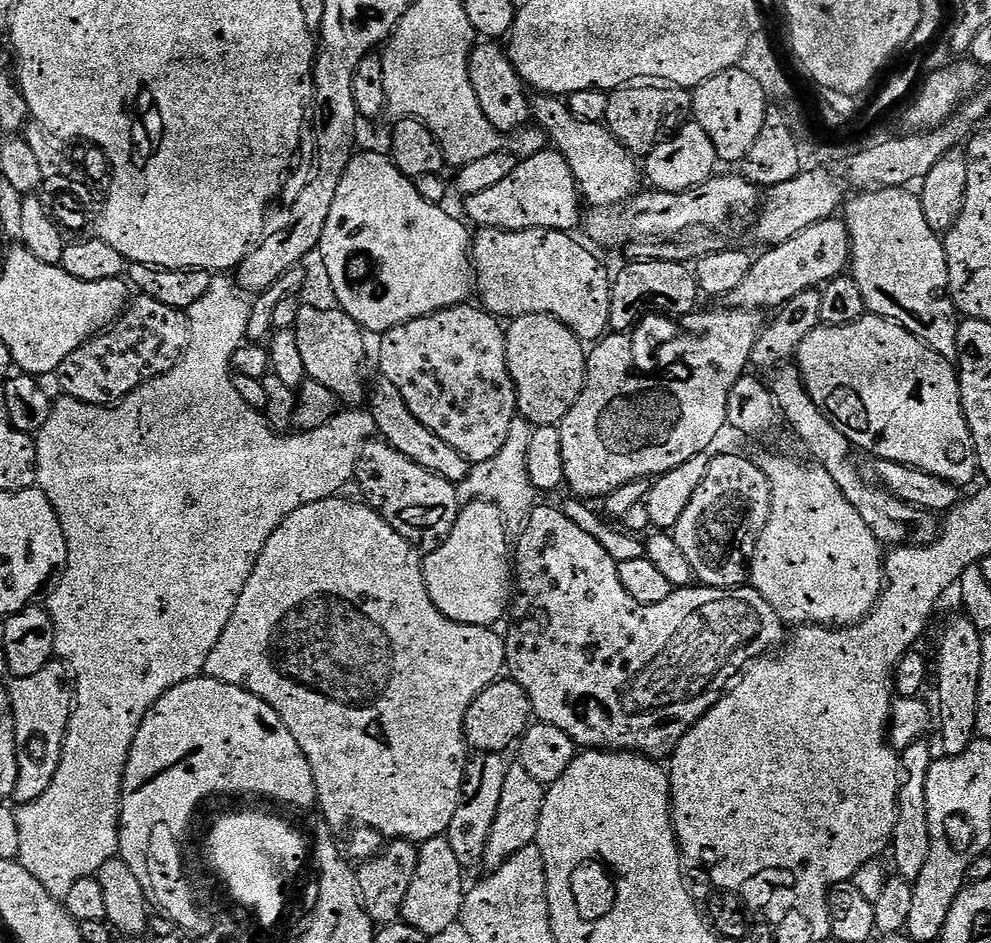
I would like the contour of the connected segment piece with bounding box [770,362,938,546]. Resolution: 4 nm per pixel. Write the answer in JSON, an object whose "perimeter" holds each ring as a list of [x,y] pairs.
{"perimeter":[[[787,362],[776,368],[771,373],[772,382],[770,389],[776,401],[777,409],[782,413],[782,420],[792,427],[792,432],[808,447],[808,452],[813,461],[819,467],[834,478],[834,483],[838,485],[838,490],[846,494],[846,502],[858,510],[858,515],[862,517],[862,522],[870,526],[870,534],[880,541],[884,546],[923,546],[932,544],[938,535],[938,520],[931,512],[923,512],[920,508],[910,506],[894,494],[890,494],[886,489],[870,482],[867,475],[860,473],[860,468],[856,465],[854,449],[851,442],[842,435],[839,430],[830,423],[820,408],[814,406],[814,398],[804,385],[804,376],[795,363]]]}

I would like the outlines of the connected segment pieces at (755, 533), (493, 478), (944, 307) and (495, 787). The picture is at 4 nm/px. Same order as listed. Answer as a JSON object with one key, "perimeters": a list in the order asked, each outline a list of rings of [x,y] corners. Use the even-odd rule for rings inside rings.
{"perimeters":[[[[715,455],[709,459],[706,478],[674,529],[678,550],[686,554],[693,577],[703,587],[738,588],[749,583],[752,555],[770,516],[771,501],[770,482],[755,459]]],[[[516,415],[510,422],[510,431],[506,433],[506,442],[494,458],[486,458],[486,462],[478,462],[468,469],[468,477],[460,481],[458,495],[461,501],[471,502],[485,500],[496,504],[504,516],[509,529],[519,530],[530,518],[530,514],[538,507],[538,493],[530,482],[530,474],[526,470],[526,450],[530,450],[530,438],[533,425],[521,415]]],[[[908,188],[864,190],[843,205],[842,219],[852,243],[850,275],[858,282],[858,290],[862,290],[865,309],[871,315],[885,316],[901,324],[939,356],[955,361],[960,355],[956,337],[958,313],[948,294],[948,255],[943,239],[930,230],[930,222],[926,222],[926,214],[922,214],[919,195]]],[[[481,752],[473,755],[464,765],[464,785],[458,802],[458,810],[454,810],[454,818],[450,818],[450,826],[446,839],[450,842],[450,850],[458,858],[461,868],[481,867],[486,854],[486,842],[490,842],[490,830],[494,826],[494,814],[498,814],[498,802],[502,798],[502,785],[506,782],[508,764],[499,752]]]]}

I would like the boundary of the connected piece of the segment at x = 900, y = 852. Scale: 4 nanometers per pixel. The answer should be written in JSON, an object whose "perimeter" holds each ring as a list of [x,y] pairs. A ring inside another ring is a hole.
{"perimeter":[[[923,739],[905,752],[899,753],[900,758],[900,789],[896,803],[896,821],[890,845],[890,857],[896,863],[895,875],[913,882],[922,874],[926,866],[926,858],[930,858],[930,818],[926,806],[926,774],[930,774],[930,766],[934,759],[929,741]]]}

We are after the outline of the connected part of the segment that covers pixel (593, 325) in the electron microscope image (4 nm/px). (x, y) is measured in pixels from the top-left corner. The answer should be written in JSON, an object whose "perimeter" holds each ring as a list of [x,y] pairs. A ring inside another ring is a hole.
{"perimeter":[[[481,228],[474,236],[474,288],[480,292],[479,303],[485,312],[492,313],[497,318],[515,318],[525,316],[526,314],[546,314],[558,318],[564,323],[581,342],[595,342],[609,331],[610,324],[610,300],[613,281],[610,279],[610,272],[604,269],[604,264],[591,252],[591,247],[583,248],[573,237],[566,232],[555,232],[549,228],[527,228],[526,230],[518,230],[517,232],[503,232],[500,228]]]}

